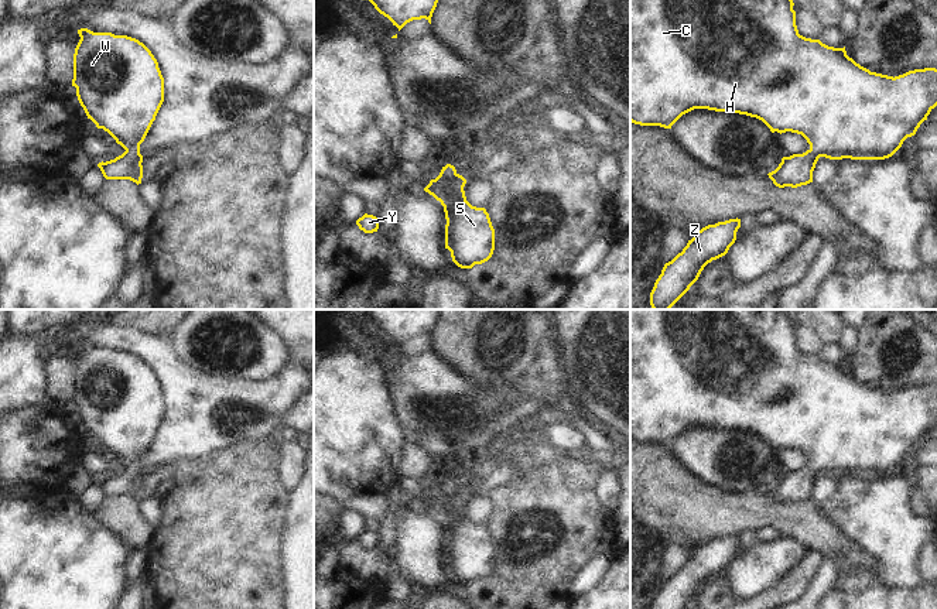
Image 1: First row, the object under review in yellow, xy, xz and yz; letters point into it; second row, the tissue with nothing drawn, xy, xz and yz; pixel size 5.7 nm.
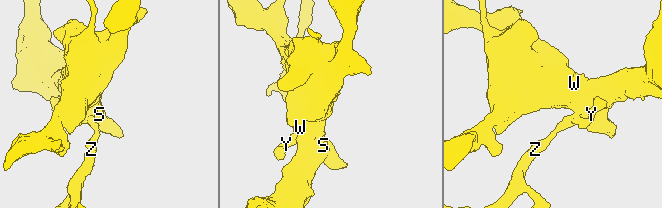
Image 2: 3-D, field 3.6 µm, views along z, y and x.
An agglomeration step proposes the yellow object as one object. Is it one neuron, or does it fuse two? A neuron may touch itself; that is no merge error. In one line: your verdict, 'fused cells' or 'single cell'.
single cell

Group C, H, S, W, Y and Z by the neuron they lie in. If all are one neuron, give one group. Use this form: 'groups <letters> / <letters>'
groups C H S W Y Z

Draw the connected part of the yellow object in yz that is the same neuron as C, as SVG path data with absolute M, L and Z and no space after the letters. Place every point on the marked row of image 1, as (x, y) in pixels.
M630 0L630 122L671 126L694 109L746 114L762 120L772 133L801 134L810 148L783 157L769 178L779 188L813 182L820 157L830 160L885 160L916 134L937 106L937 69L888 76L856 64L844 48L798 34L793 0Z

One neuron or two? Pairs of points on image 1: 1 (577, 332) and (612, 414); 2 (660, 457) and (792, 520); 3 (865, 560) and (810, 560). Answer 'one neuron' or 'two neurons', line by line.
1: one neuron
2: one neuron
3: two neurons

